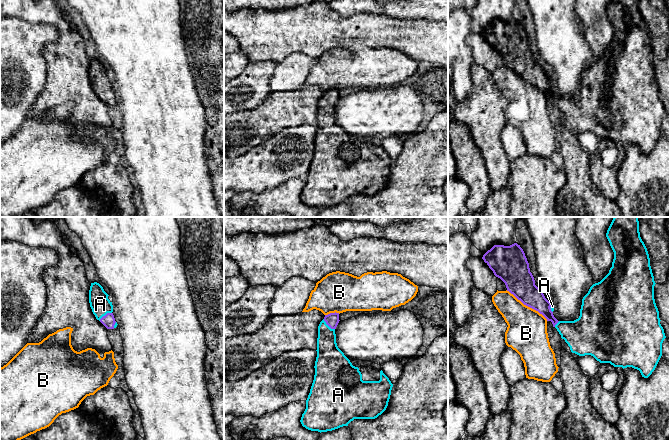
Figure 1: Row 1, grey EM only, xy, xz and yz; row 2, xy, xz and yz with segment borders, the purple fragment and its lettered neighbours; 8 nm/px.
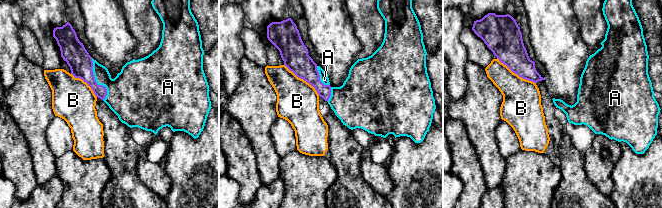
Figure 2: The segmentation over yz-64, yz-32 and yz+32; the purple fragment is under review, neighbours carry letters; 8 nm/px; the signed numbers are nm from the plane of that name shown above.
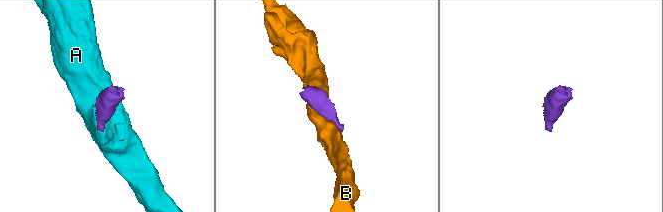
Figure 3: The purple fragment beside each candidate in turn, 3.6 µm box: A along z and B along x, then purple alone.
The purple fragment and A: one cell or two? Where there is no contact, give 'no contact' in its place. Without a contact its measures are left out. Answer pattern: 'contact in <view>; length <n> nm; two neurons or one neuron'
contact in xy; length 120 nm; one neuron

